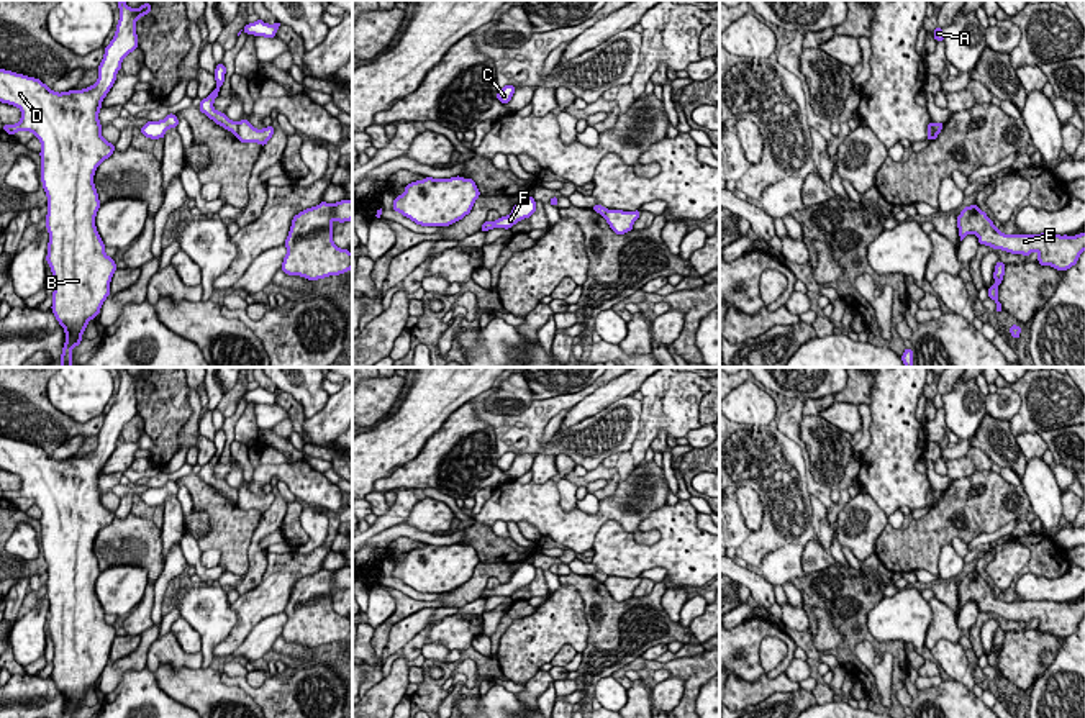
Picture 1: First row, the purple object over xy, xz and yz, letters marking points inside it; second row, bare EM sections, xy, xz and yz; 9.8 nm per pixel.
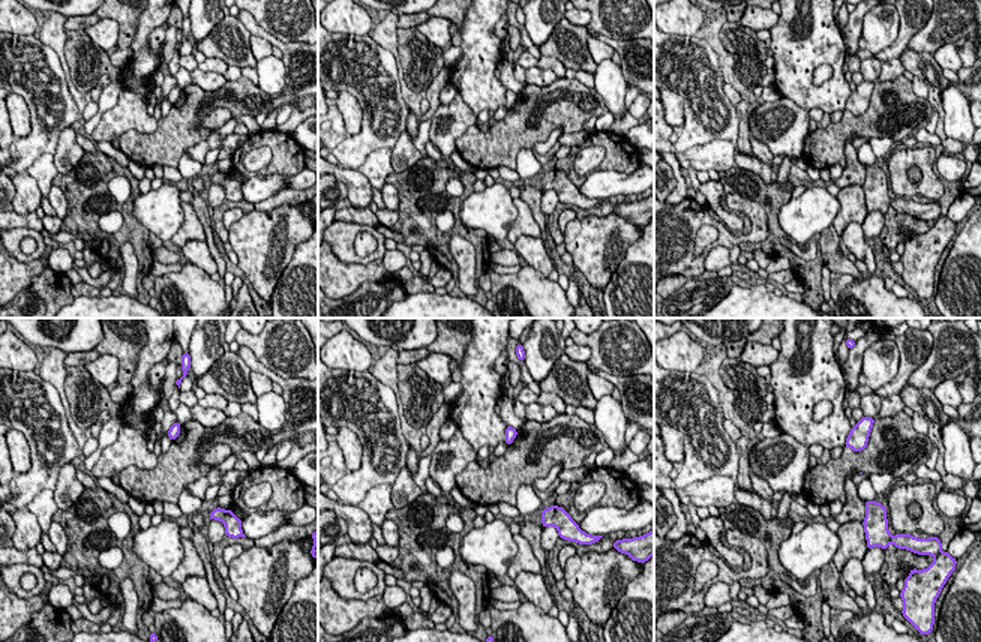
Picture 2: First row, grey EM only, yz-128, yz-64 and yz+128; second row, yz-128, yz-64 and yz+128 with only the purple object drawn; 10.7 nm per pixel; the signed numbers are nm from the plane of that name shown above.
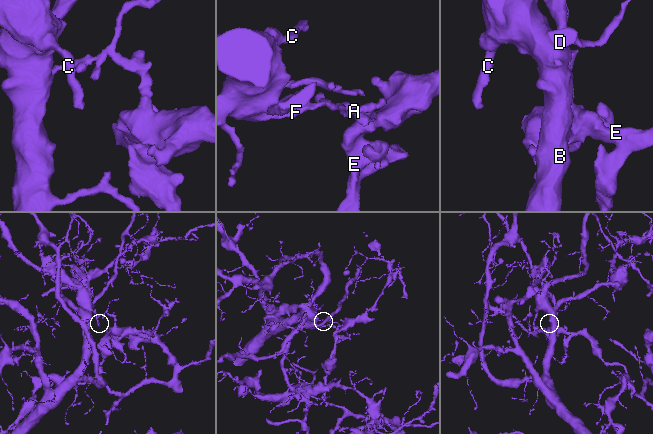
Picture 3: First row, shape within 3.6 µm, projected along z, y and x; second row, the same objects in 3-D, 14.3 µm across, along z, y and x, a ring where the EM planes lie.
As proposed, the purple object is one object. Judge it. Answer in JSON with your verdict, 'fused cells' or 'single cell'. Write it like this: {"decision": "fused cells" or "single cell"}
{"decision": "fused cells"}

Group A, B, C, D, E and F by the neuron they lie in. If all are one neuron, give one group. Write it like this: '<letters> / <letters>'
A B C D F / E

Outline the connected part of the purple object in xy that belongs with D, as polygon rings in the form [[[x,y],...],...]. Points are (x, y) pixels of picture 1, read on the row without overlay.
[[[118,367],[120,389],[110,411],[105,415],[98,433],[98,448],[84,457],[52,459],[39,446],[0,436],[0,469],[18,474],[21,487],[3,492],[3,498],[31,498],[41,508],[41,549],[48,564],[46,595],[49,600],[46,628],[54,644],[52,680],[66,698],[62,718],[72,718],[80,711],[87,690],[93,687],[110,662],[110,649],[116,638],[113,625],[105,621],[105,611],[95,593],[100,575],[93,551],[97,534],[108,526],[115,511],[100,500],[98,479],[102,469],[113,454],[123,426],[138,415],[136,389],[151,380],[151,370],[129,375]]]

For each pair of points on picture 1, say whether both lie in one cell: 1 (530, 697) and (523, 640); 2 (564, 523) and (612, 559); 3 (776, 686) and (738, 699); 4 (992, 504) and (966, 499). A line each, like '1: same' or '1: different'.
1: different
2: different
3: same
4: same

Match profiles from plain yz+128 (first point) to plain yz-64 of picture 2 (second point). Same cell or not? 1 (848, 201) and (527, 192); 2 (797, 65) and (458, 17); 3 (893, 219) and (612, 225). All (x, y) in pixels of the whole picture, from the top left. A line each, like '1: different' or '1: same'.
1: different
2: different
3: different

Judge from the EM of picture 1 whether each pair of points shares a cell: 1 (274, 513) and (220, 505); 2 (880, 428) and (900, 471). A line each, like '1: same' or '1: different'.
1: different
2: same

